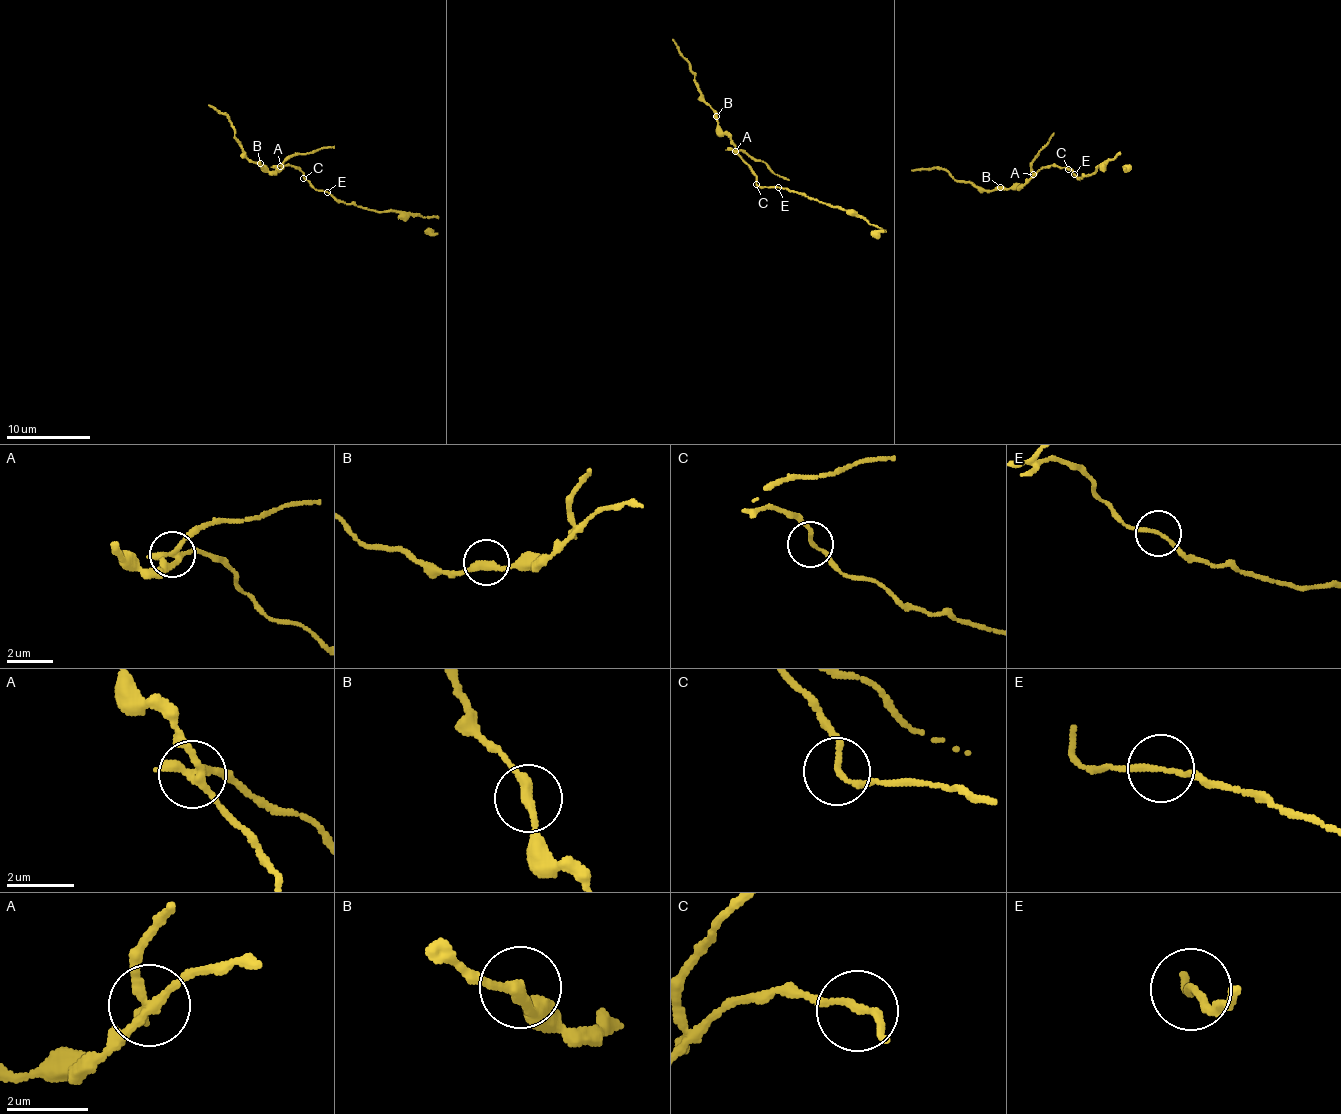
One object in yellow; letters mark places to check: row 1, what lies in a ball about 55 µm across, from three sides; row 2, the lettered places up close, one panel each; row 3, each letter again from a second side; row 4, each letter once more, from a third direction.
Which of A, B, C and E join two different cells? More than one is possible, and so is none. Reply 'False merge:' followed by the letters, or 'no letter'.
False merge: A, E

